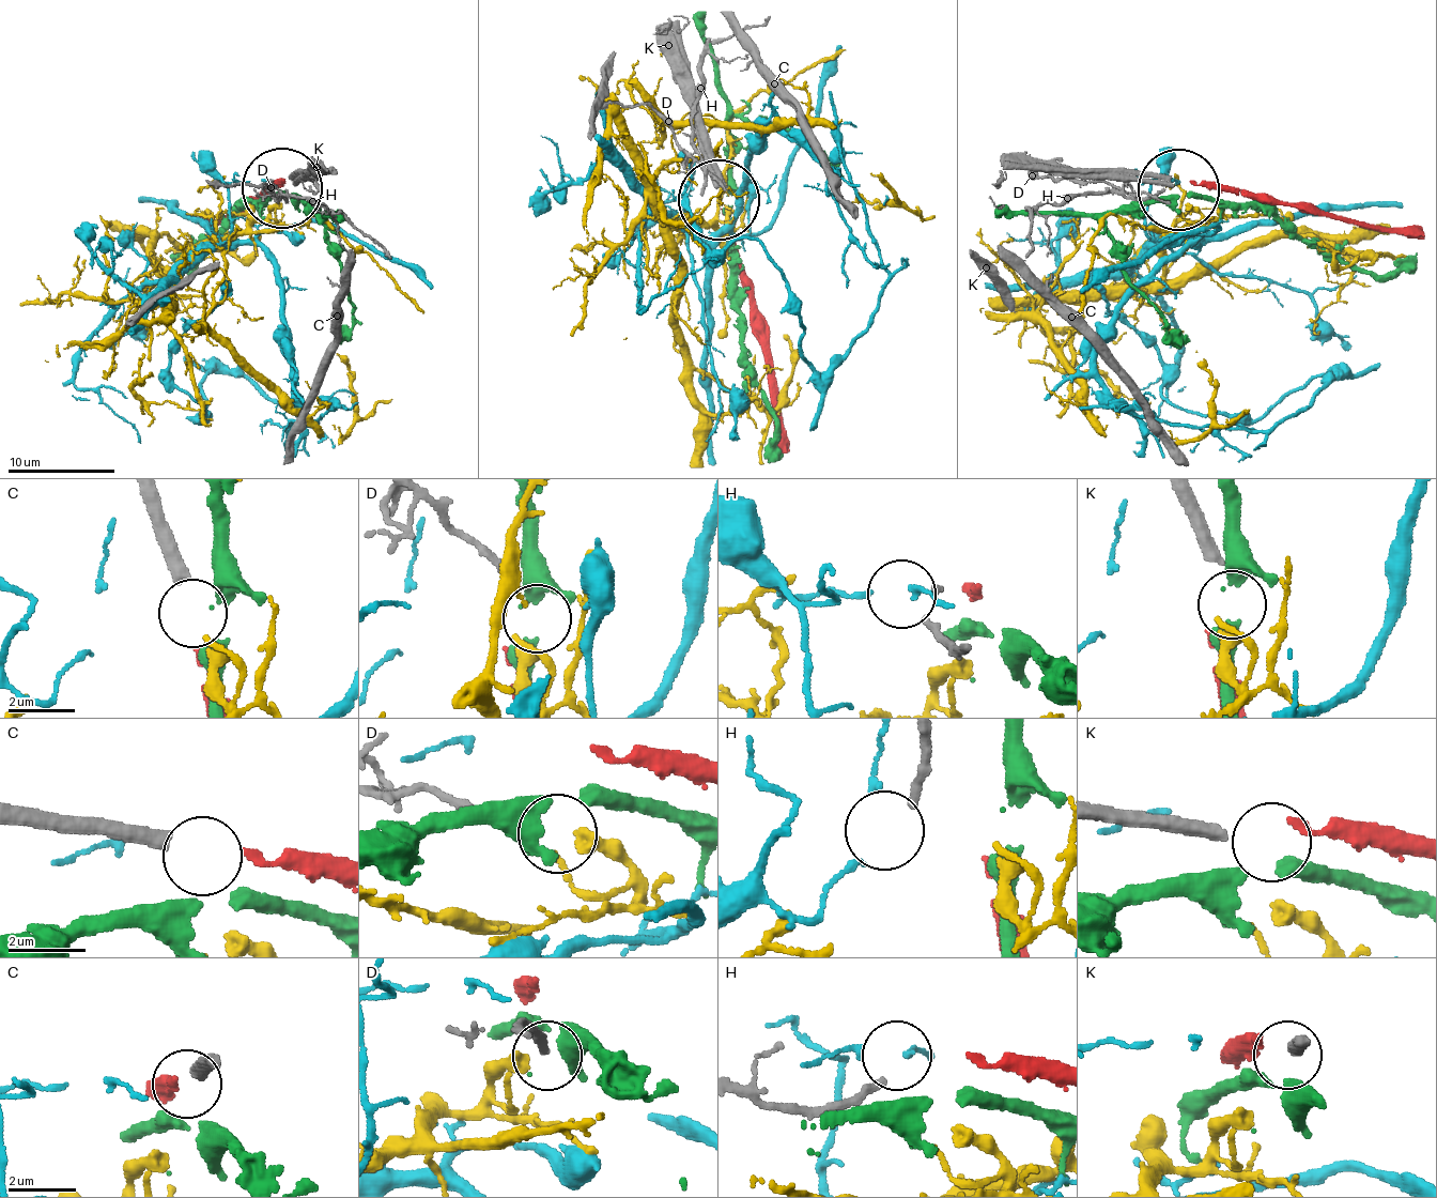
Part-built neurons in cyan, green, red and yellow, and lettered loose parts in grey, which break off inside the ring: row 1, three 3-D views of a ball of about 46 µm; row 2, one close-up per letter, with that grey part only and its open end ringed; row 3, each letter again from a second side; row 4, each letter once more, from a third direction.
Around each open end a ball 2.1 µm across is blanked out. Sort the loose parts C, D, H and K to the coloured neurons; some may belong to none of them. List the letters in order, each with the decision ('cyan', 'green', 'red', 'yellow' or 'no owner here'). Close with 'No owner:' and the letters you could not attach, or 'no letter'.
C: red
D: yellow
H: no owner here
K: no owner here
No owner: H, K

